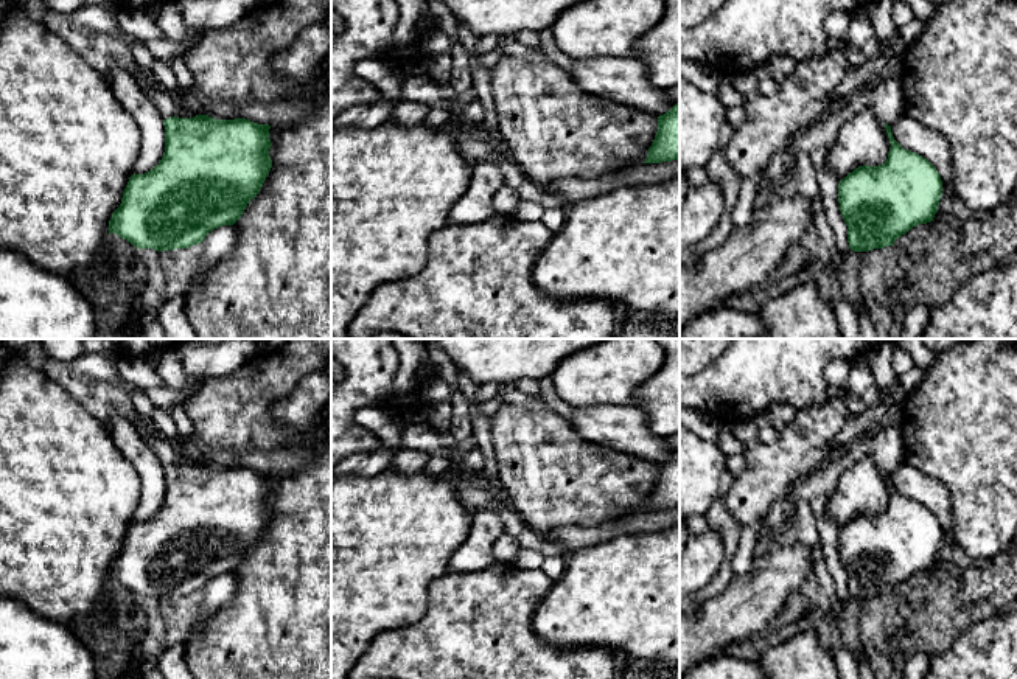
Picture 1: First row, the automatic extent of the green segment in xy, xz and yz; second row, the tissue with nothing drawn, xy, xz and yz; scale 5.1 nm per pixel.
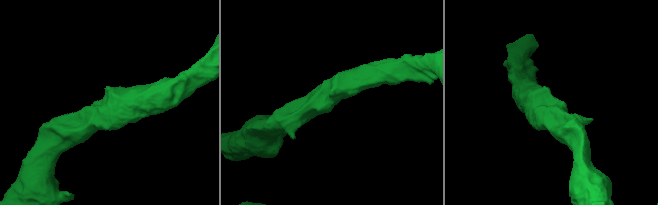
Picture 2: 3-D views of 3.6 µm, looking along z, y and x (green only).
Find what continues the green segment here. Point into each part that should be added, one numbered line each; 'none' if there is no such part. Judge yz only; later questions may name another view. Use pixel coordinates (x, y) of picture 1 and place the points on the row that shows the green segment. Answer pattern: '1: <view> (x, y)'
1: yz (887, 95)

